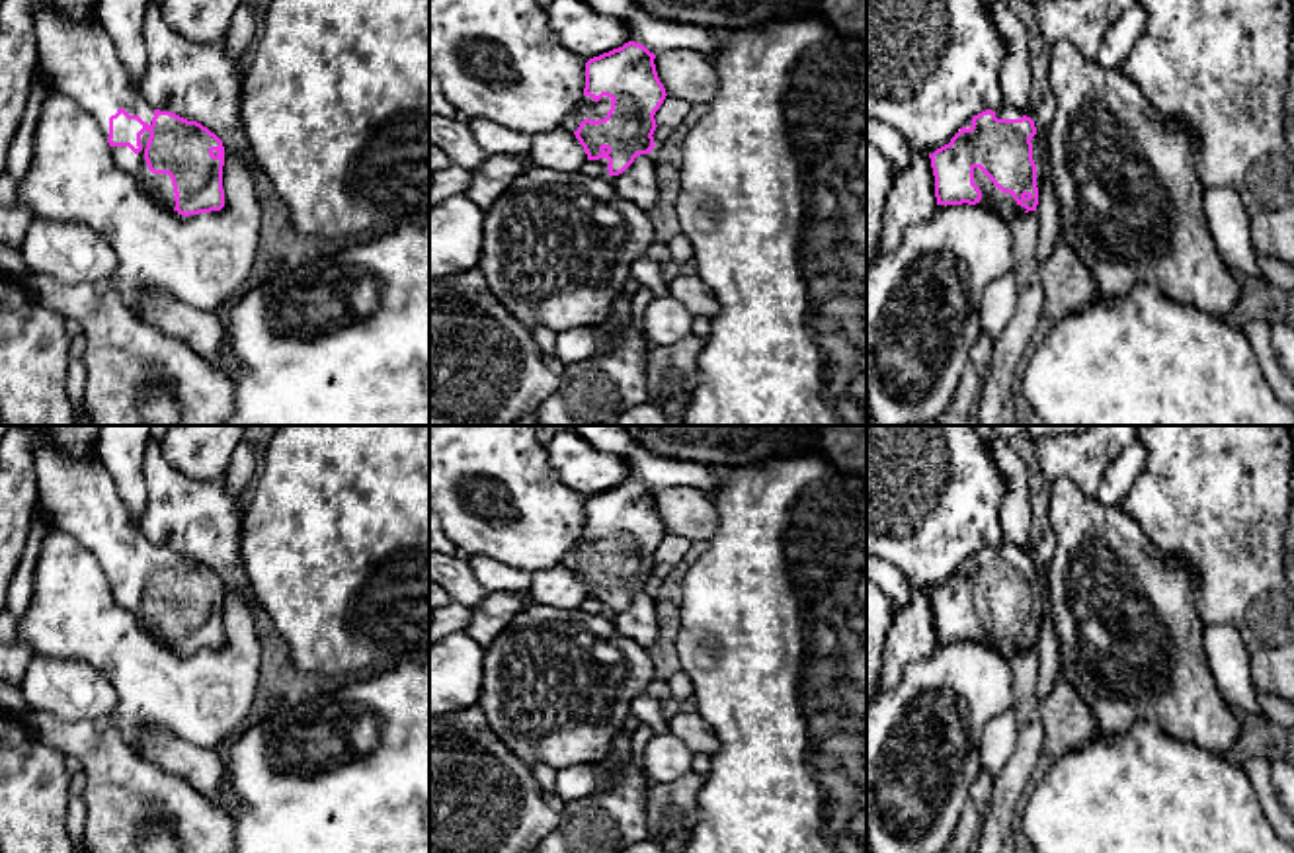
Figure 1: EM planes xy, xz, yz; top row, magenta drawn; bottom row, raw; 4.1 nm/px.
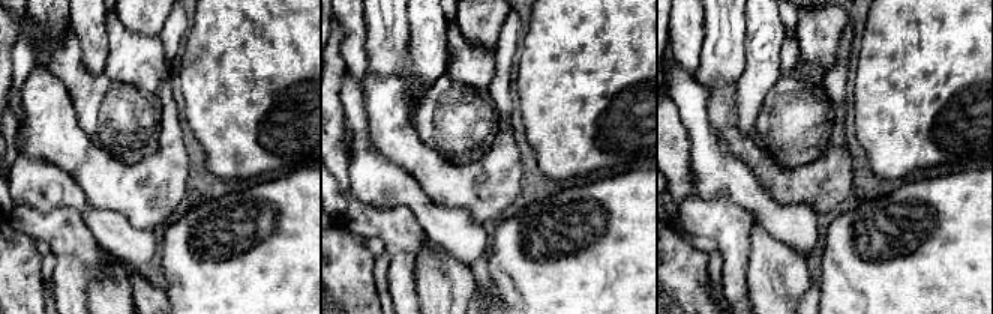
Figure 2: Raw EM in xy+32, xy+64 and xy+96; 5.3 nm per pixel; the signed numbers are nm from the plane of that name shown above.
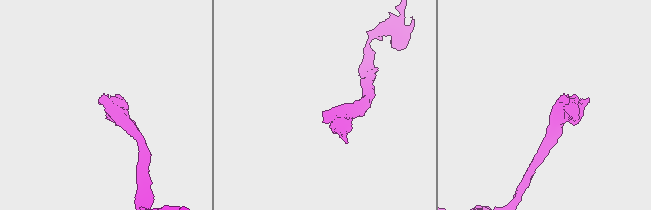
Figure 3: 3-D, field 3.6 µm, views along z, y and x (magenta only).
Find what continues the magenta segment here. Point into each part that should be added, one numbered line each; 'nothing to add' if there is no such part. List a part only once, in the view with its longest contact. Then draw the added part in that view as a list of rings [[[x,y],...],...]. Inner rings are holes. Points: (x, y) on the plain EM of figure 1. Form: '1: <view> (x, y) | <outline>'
1: xy (159, 623) | [[[150,570],[141,572],[142,588],[135,591],[129,584],[111,584],[111,591],[117,603],[129,611],[158,642],[168,648],[174,648],[174,623],[168,611],[152,611],[144,597],[144,586]]]

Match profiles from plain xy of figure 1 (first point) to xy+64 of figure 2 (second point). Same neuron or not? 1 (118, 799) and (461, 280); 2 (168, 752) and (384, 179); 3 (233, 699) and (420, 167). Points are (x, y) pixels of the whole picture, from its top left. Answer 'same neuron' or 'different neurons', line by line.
1: different neurons
2: same neuron
3: same neuron

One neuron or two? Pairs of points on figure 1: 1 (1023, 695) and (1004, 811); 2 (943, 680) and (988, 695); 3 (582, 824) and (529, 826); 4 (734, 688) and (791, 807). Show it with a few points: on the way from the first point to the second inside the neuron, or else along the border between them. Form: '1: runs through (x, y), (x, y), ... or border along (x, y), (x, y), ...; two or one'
1: runs through (1027, 725), (1027, 754), (1011, 781); one
2: runs through (955, 686), (976, 686); one
3: border along (563, 805), (563, 816), (551, 832); two
4: runs through (764, 717), (785, 738), (785, 777); one

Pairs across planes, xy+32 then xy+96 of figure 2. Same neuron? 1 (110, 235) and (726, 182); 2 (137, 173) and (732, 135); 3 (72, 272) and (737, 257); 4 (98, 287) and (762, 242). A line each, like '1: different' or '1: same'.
1: same
2: same
3: same
4: same

